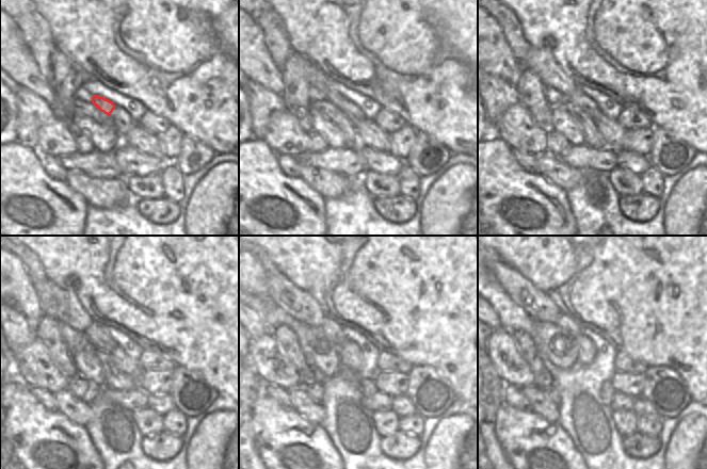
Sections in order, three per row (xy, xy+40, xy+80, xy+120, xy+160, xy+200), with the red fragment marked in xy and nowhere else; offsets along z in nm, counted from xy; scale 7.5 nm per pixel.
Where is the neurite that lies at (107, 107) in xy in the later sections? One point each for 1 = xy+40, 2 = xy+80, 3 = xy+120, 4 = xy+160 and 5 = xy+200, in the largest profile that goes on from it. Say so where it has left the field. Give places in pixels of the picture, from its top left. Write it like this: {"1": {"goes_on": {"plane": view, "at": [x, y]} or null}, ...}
{"1": {"goes_on": {"plane": "xy+40", "at": [317, 78]}}, "2": {"goes_on": {"plane": "xy+80", "at": [541, 61]}}, "3": {"goes_on": {"plane": "xy+120", "at": [62, 304]}}, "4": {"goes_on": {"plane": "xy+160", "at": [301, 305]}}, "5": {"goes_on": {"plane": "xy+200", "at": [535, 303]}}}

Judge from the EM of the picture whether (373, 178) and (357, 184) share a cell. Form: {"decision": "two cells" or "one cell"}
{"decision": "two cells"}

